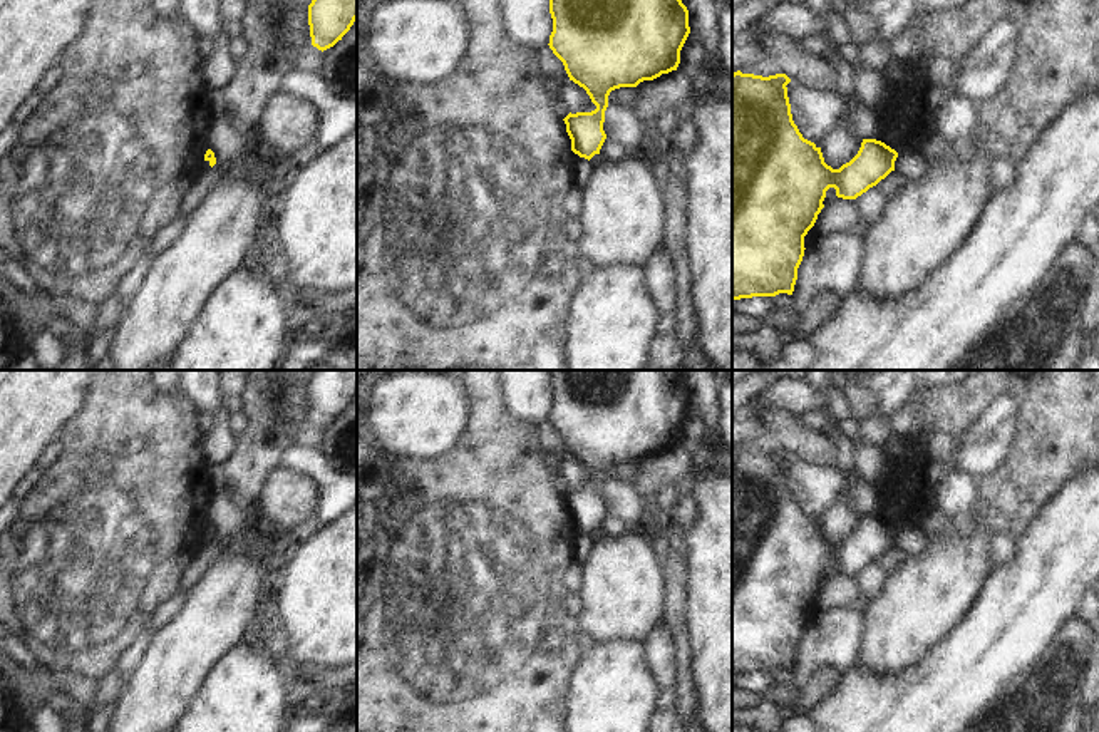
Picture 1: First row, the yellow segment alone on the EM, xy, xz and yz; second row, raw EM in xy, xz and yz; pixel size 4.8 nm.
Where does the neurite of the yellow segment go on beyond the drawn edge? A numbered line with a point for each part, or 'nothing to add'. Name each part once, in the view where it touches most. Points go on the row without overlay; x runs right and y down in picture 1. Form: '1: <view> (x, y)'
nothing to add

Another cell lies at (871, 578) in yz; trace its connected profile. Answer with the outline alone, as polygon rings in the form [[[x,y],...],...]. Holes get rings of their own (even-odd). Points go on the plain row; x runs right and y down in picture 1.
[[[876,561],[869,563],[866,568],[863,568],[853,576],[861,590],[861,595],[869,600],[875,600],[881,593],[888,578],[885,570],[880,568]]]

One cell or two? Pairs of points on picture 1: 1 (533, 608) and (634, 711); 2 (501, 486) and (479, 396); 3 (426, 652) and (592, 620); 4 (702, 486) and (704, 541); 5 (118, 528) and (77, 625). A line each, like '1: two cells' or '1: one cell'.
1: two cells
2: one cell
3: two cells
4: one cell
5: one cell

